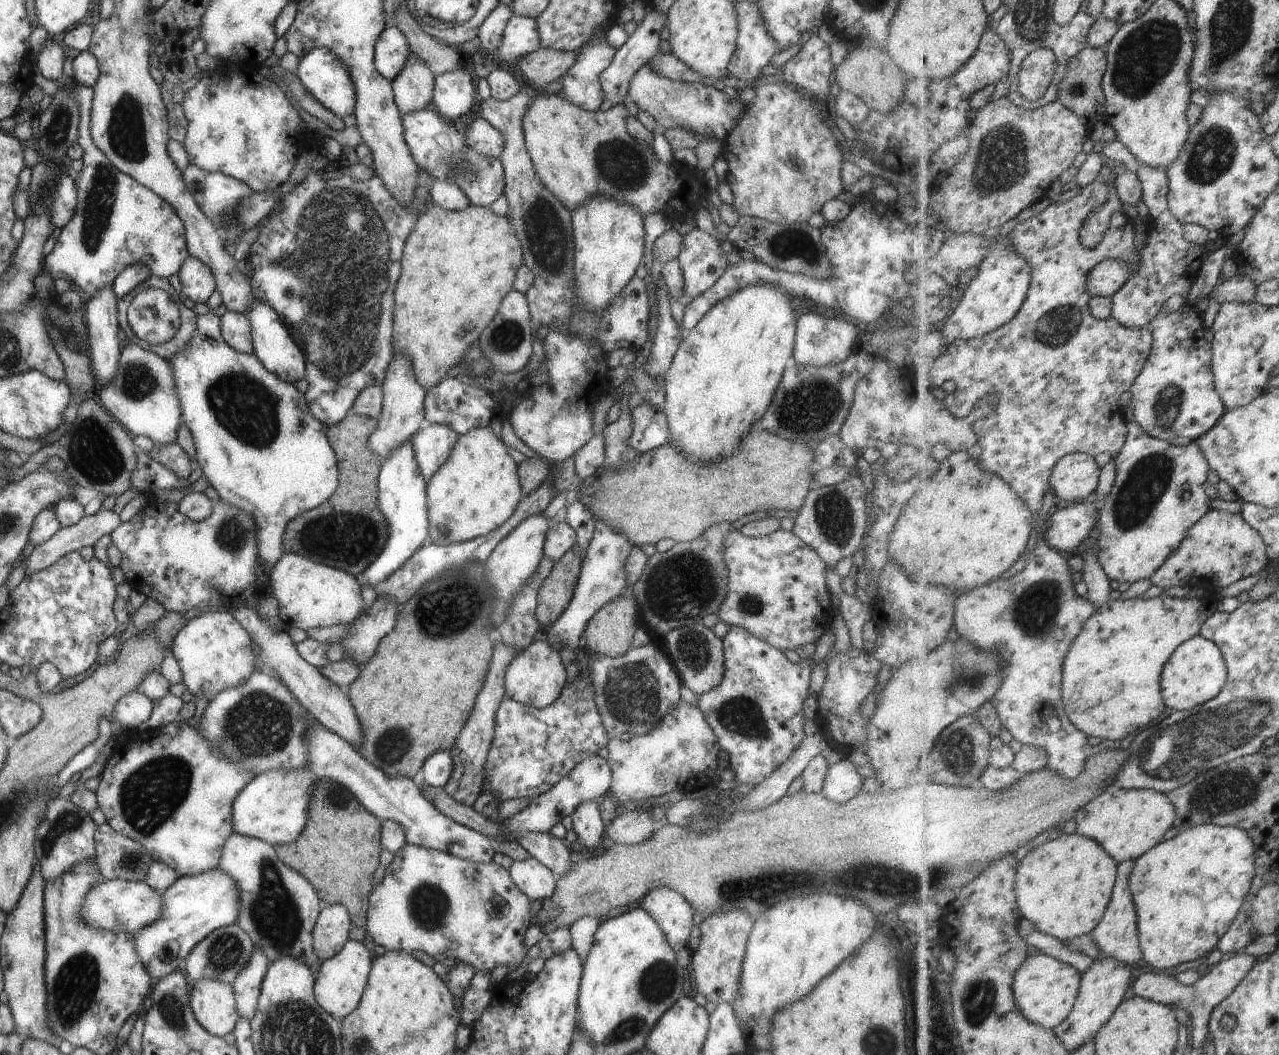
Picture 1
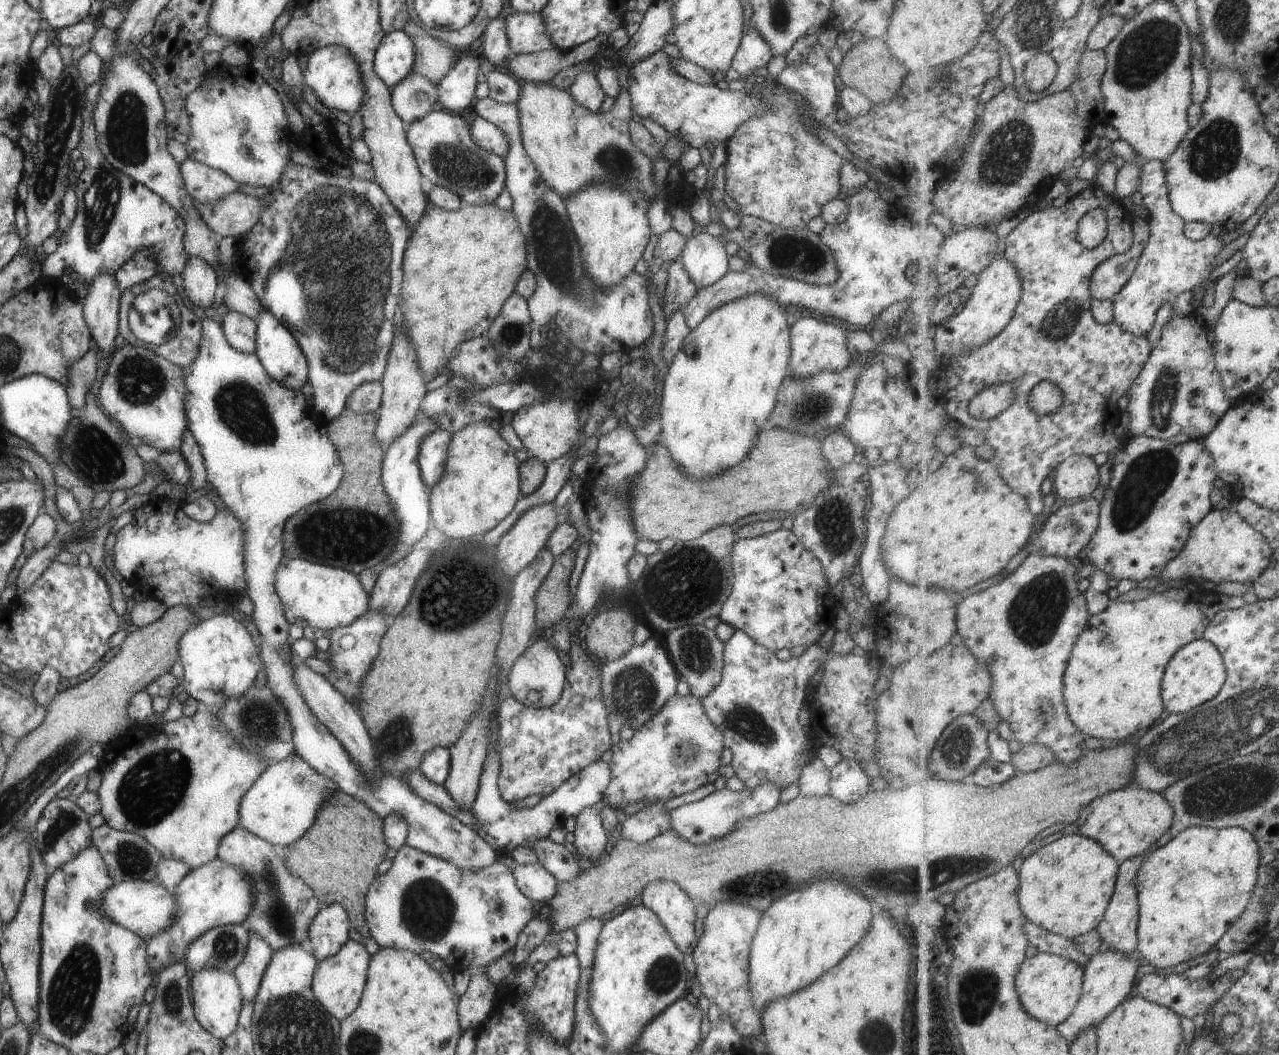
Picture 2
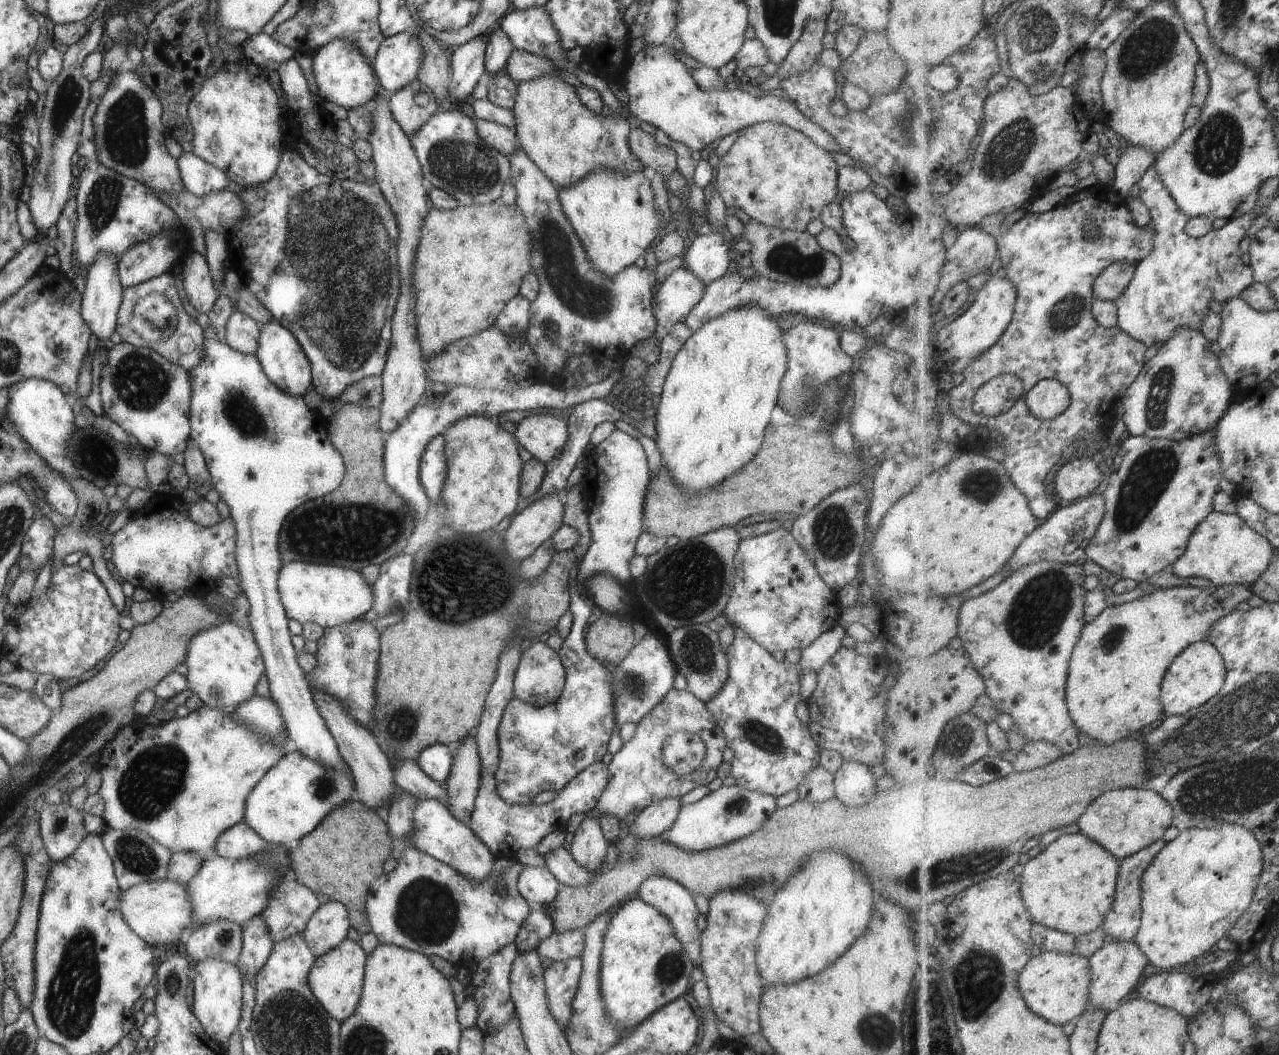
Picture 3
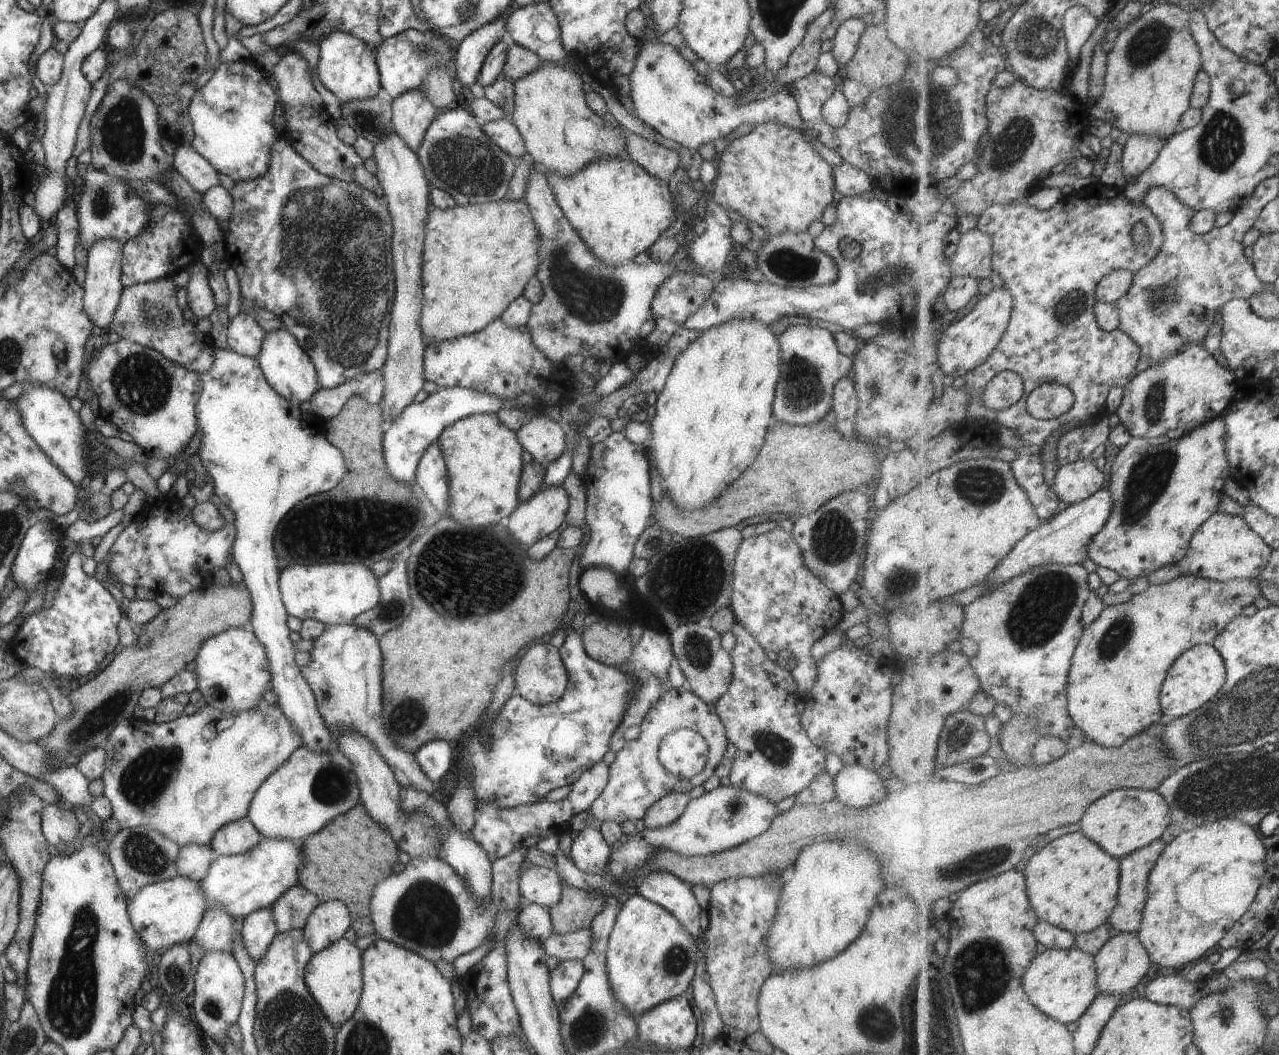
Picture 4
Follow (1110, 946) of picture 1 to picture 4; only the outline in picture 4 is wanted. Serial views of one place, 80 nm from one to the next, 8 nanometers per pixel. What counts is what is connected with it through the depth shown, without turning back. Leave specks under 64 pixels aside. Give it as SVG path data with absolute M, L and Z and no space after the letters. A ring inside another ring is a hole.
M1157 839L1155 842L1144 846L1123 858L1121 863L1120 894L1113 914L1109 920L1115 933L1138 933L1144 922L1145 905L1148 903L1148 884L1152 868L1156 866L1157 861L1166 849L1167 844L1163 839Z

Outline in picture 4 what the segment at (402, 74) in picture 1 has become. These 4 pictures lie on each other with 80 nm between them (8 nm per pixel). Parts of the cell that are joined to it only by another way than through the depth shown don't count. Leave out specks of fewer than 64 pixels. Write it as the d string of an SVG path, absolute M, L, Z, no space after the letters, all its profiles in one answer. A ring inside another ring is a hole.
M419 88L392 99L392 127L397 136L415 153L424 132L435 118L435 107Z

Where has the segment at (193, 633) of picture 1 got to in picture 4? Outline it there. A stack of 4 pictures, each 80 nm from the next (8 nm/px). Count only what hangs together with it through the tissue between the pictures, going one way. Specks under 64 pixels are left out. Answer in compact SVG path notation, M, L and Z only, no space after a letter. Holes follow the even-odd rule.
M228 628L205 639L195 661L196 688L210 707L220 711L246 711L263 705L262 694L271 691L269 663L264 646L248 629Z

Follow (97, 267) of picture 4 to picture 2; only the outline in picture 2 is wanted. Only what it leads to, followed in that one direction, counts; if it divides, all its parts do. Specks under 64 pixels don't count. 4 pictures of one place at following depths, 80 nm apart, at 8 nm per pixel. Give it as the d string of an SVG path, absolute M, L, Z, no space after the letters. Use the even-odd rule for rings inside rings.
M97 273L90 280L89 290L83 299L82 315L101 358L115 350L113 340L118 334L118 300L121 293L114 275Z

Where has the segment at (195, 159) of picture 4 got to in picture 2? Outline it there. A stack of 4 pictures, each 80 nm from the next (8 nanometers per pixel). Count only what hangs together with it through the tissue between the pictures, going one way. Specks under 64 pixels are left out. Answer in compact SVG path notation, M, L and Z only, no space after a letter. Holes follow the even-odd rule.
M189 156L181 162L179 170L189 196L203 204L235 193L241 185L221 170L205 166Z

